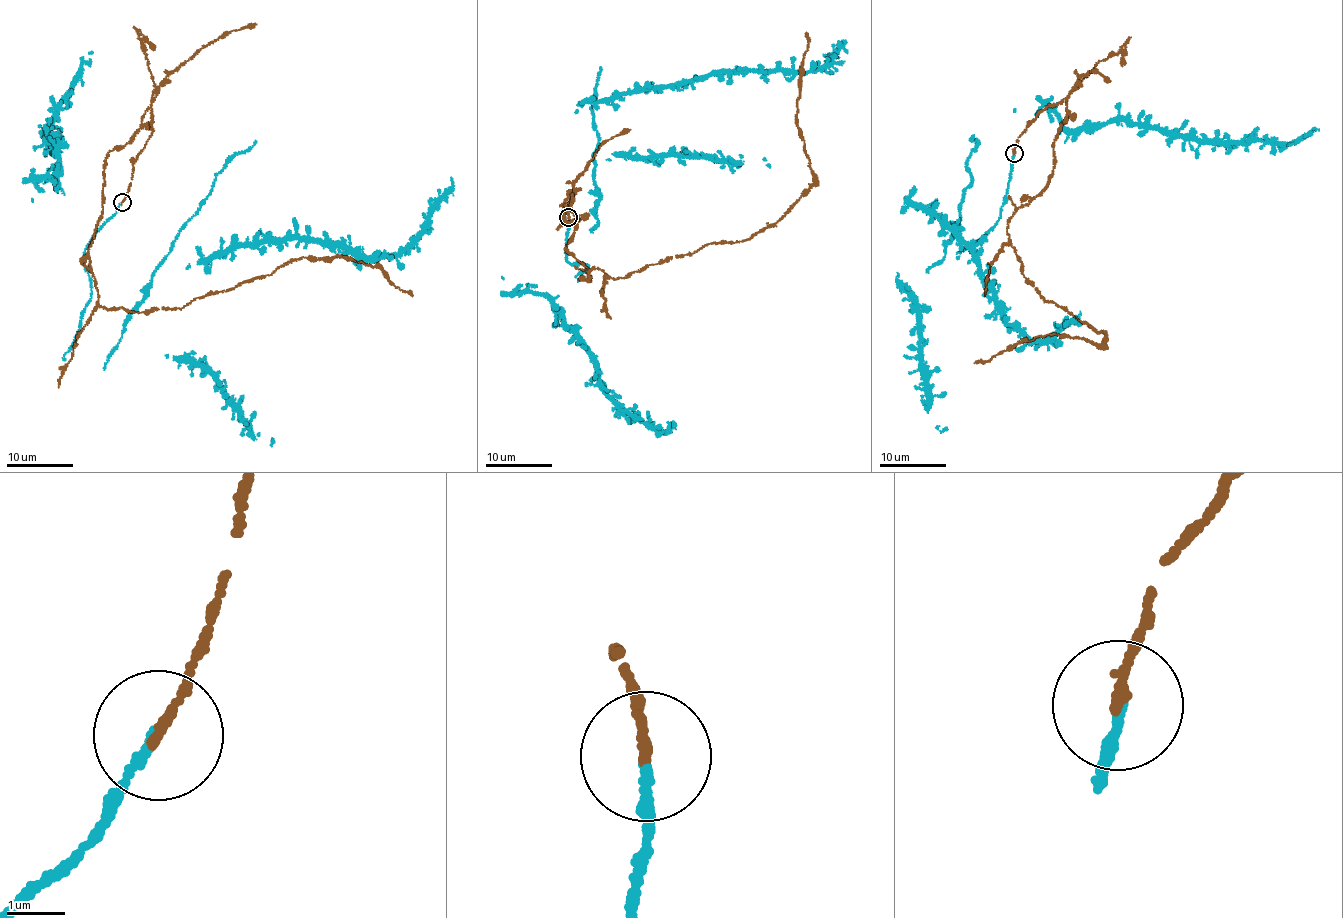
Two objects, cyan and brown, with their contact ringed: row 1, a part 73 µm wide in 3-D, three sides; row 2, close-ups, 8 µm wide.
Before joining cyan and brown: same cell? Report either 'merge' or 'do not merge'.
merge

